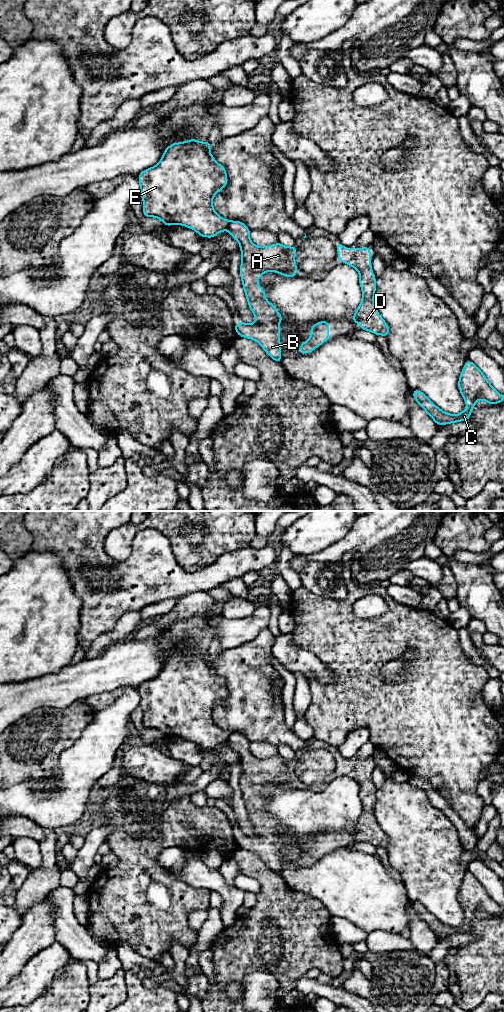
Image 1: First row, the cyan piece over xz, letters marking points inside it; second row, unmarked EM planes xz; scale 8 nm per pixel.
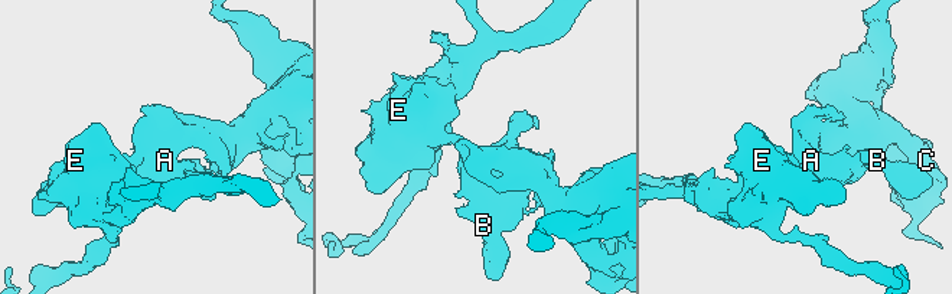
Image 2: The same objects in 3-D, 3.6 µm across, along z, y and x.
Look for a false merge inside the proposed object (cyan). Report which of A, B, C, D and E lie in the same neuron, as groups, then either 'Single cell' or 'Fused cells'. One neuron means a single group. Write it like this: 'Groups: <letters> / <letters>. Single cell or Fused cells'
Groups: A B C D / E. Fused cells

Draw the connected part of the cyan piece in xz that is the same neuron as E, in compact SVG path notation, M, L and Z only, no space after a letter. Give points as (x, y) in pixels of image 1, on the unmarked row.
M192 650L180 656L173 654L164 662L163 669L157 677L138 687L145 729L157 729L166 739L174 736L186 738L196 743L200 749L213 750L218 745L228 741L231 733L220 729L212 717L213 708L225 700L228 691L225 679L218 676L210 666L211 658L208 653L200 654Z

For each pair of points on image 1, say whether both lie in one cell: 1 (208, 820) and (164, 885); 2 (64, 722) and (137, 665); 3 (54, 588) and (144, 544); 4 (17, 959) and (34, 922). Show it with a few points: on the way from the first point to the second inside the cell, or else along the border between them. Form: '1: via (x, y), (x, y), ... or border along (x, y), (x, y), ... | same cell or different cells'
1: via (186, 826), (178, 826), (152, 852), (152, 863) | same cell
2: border along (84, 698), (78, 698), (62, 708) | different cells
3: border along (60, 558), (72, 589), (81, 600) | different cells
4: via (19, 950), (34, 931) | same cell

